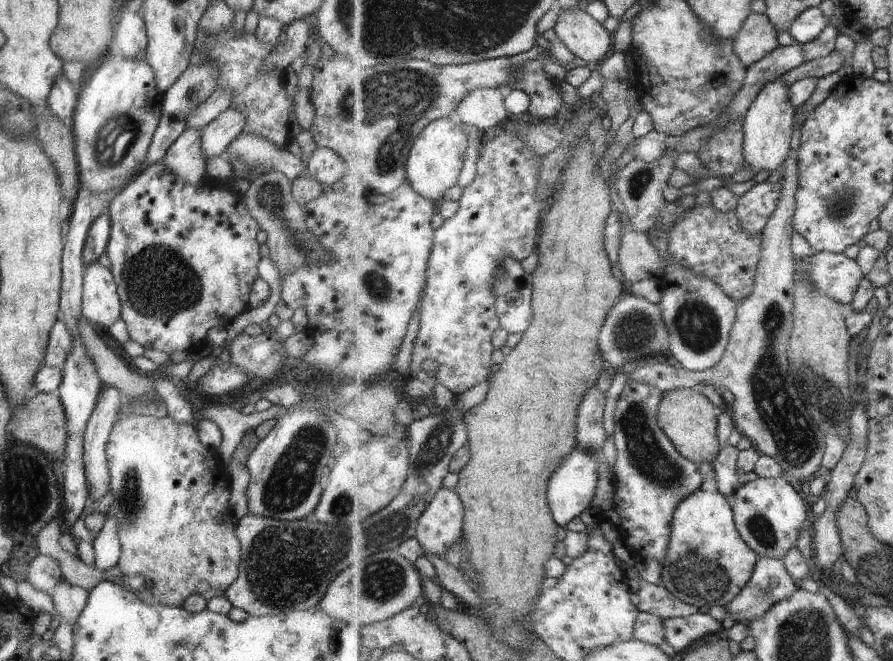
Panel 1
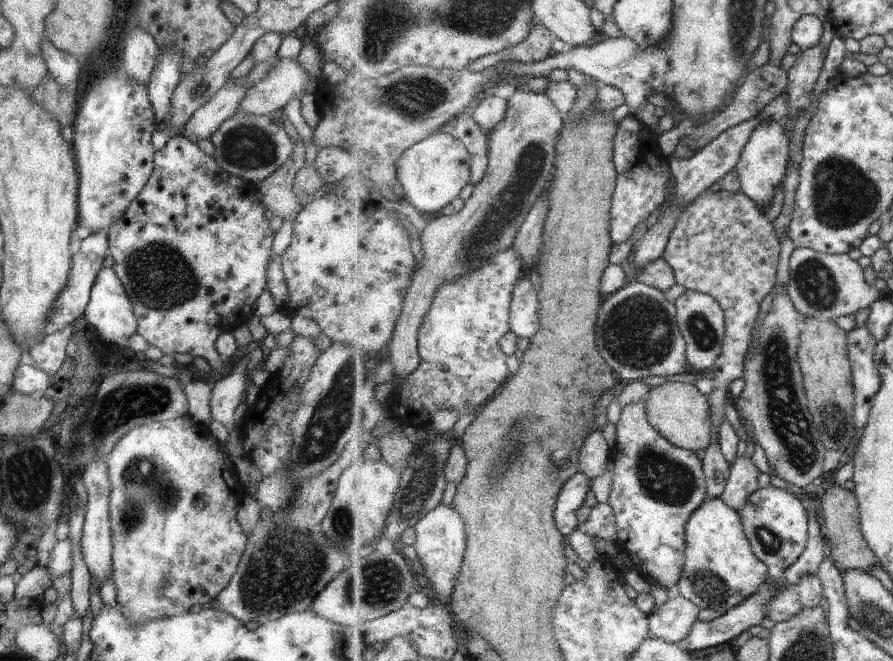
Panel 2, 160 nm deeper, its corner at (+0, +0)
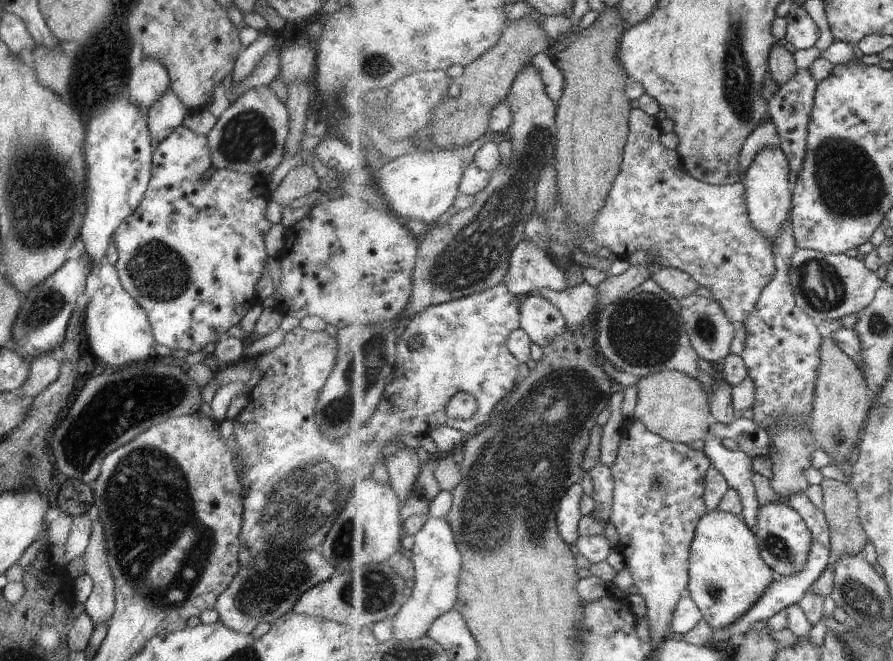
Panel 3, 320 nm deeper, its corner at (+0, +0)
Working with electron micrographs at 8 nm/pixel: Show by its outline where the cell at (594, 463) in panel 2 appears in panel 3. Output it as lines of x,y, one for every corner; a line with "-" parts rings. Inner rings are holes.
599,462
590,470
591,480
594,484
592,498
595,500
595,510
593,516
597,522
608,524
613,516
613,492
615,482
609,466

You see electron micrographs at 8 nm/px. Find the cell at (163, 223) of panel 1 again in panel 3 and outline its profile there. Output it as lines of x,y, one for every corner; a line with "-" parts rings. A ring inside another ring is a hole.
182,125
173,128
169,136
152,152
151,176
139,205
113,230
113,234
110,237
115,244
115,250
117,250
117,261
114,268
121,286
123,286
123,290
145,312
154,342
171,351
182,350
186,353
200,351
207,343
217,340
221,334
233,325
238,324
246,312
258,302
255,284
261,278
261,270
263,270
263,266
268,258
265,252
264,236
271,228
271,224
265,219
265,208
267,208
269,202
269,191
266,189
264,180
251,176
251,174
239,174
239,172
233,172
233,170
216,169
205,181
202,181
201,178
204,177
205,172
211,166
212,163
210,162
209,148
207,148
205,136
197,136
197,134
194,134

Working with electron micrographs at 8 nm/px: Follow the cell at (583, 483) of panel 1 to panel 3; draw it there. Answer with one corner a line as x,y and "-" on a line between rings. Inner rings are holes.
580,483
569,488
561,500
558,511
558,528
567,544
576,544
579,540
579,522
584,518
581,512
581,500
585,492

